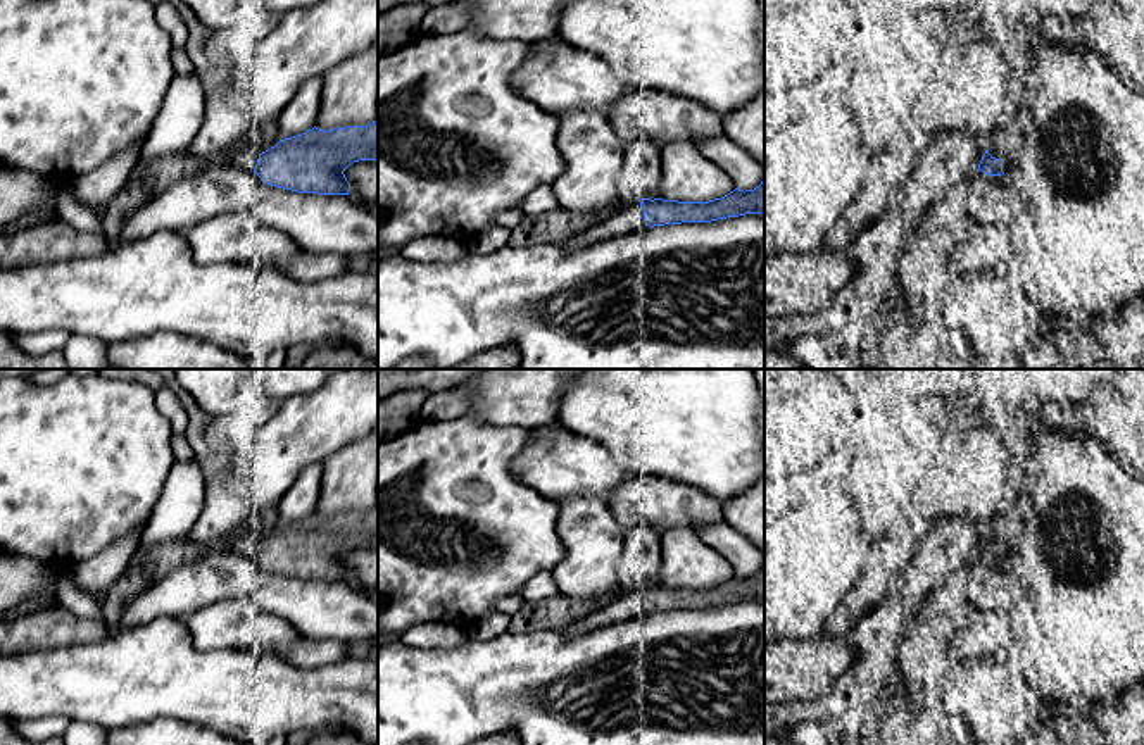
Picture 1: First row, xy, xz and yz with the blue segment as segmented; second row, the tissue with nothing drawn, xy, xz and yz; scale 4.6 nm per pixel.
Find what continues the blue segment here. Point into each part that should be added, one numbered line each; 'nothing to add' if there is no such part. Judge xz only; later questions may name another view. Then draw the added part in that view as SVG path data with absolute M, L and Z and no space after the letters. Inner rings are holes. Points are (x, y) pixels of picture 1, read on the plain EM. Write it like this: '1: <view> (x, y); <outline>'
1: xz (627, 606); M632 585L628 590L614 597L614 600L581 617L563 629L564 638L580 638L587 633L599 631L607 626L614 626L630 619L645 616L644 597L638 585Z

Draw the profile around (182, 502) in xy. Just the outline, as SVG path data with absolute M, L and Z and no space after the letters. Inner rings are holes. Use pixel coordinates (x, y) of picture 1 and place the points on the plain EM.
M198 460L174 462L164 491L155 504L138 543L138 550L186 536L205 504L207 483Z

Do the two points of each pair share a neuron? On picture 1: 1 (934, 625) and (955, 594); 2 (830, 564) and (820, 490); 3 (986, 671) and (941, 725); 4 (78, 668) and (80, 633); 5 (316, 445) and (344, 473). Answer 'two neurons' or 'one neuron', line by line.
1: one neuron
2: one neuron
3: two neurons
4: two neurons
5: two neurons

